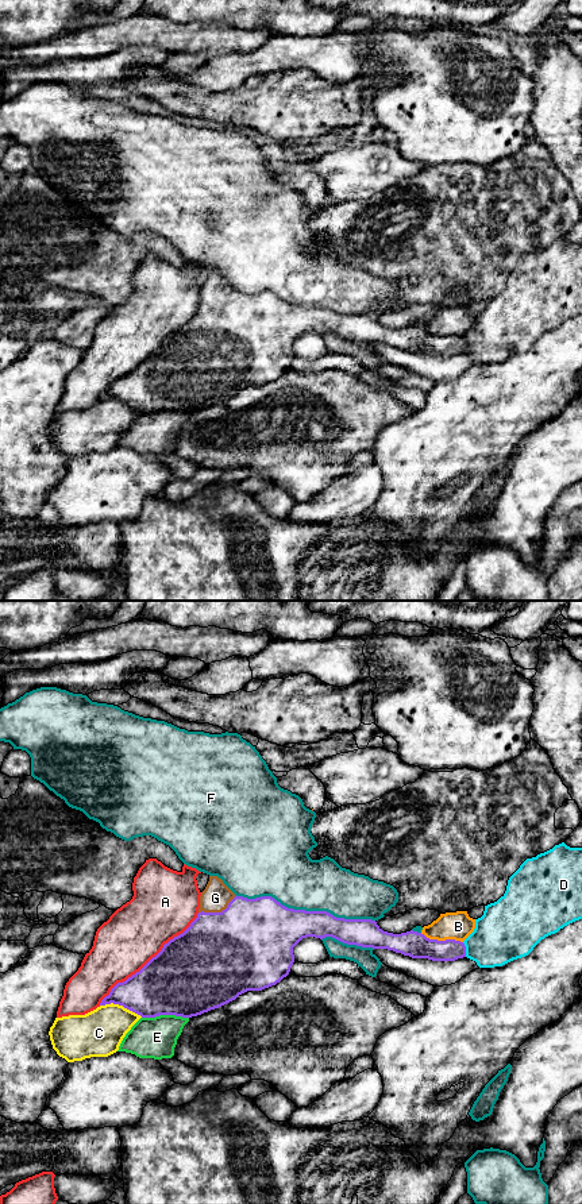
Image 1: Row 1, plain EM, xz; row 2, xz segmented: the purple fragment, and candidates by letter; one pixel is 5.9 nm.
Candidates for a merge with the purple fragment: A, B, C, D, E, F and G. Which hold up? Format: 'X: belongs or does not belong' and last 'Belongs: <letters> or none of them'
A: does not belong
B: does not belong
C: does not belong
D: does not belong
E: does not belong
F: does not belong
G: belongs
Belongs: G

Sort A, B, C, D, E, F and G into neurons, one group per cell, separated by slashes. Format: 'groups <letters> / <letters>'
groups A / B / C / D / E / F / G

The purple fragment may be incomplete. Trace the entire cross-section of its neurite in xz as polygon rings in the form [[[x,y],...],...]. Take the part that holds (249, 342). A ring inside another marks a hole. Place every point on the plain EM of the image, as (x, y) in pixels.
[[[217,271],[200,292],[197,313],[180,331],[163,340],[139,367],[117,378],[100,401],[119,400],[140,410],[192,413],[219,404],[247,386],[262,386],[280,378],[294,358],[293,343],[307,332],[332,332],[347,340],[388,344],[412,354],[455,356],[466,352],[466,341],[455,335],[429,335],[417,327],[393,329],[371,314],[336,313],[327,306],[293,305],[271,292],[236,292]]]

